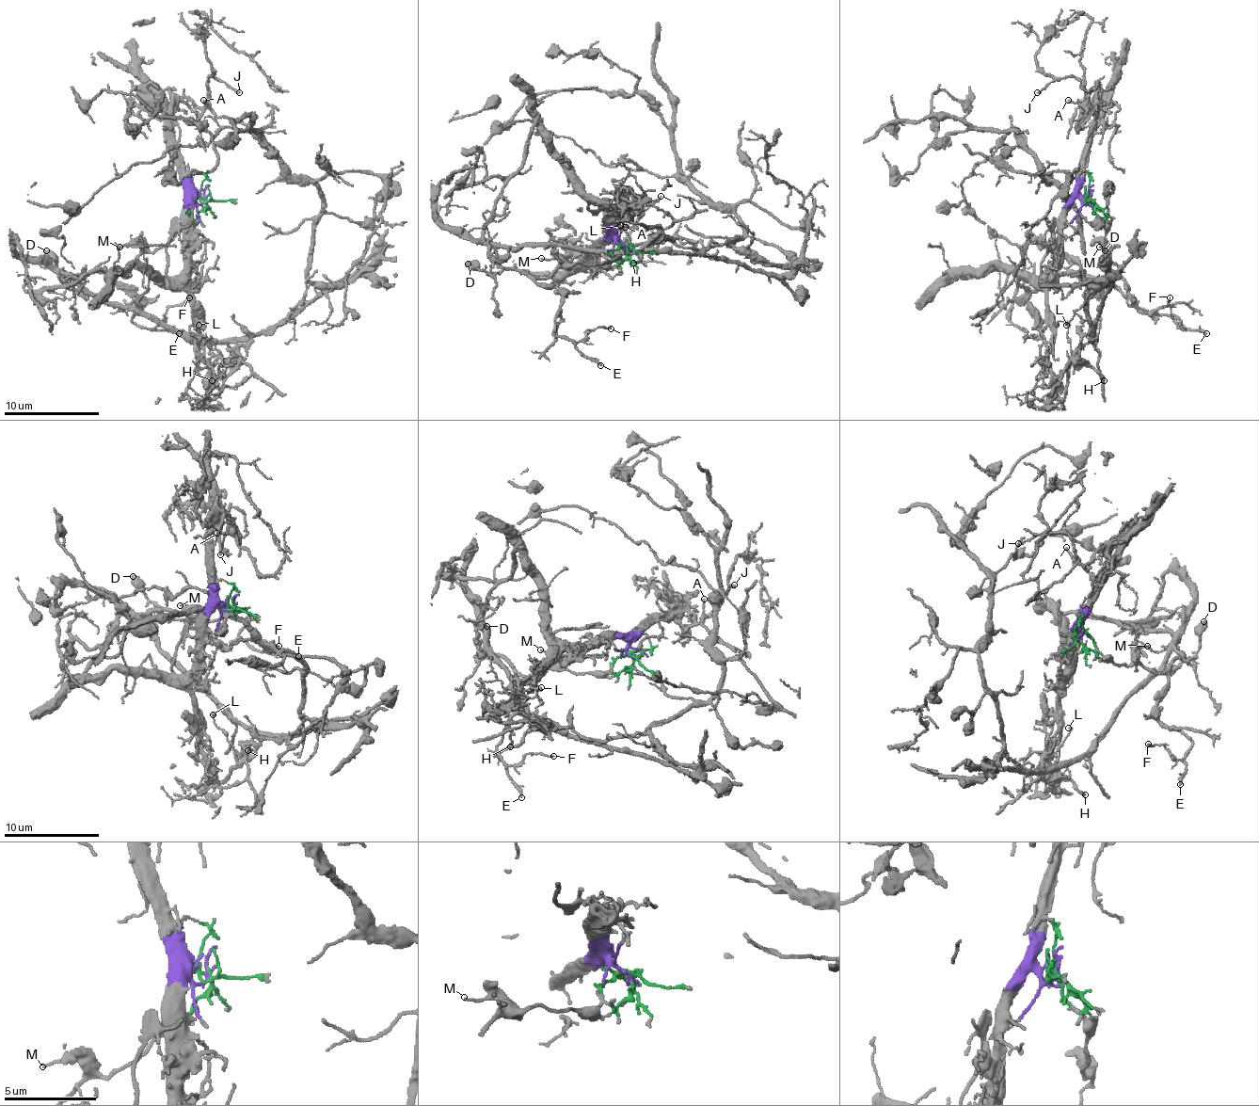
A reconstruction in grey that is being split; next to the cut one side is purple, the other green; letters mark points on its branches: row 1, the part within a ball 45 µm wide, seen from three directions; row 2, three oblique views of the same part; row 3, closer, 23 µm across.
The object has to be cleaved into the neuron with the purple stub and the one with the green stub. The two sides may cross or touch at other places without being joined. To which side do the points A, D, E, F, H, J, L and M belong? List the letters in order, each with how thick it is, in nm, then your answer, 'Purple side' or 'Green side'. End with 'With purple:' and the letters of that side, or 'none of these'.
A: Thickness 150 nm. Purple side
D: Thickness 600 nm. Green side
E: Thickness 200 nm. Green side
F: Thickness 140 nm. Green side
H: Thickness 240 nm. Purple side
J: Thickness 140 nm. Purple side
L: Thickness 120 nm. Purple side
M: Thickness 110 nm. Green side
With purple: A, H, J, L

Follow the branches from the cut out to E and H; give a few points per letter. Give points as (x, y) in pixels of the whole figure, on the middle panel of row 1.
E: (625, 245), (628, 255), (620, 262), (563, 264), (547, 279), (534, 279), (561, 293), (553, 333), (601, 364)
H: (625, 245), (618, 240), (623, 226), (613, 218), (613, 207), (628, 207), (630, 218), (651, 235), (632, 262)

